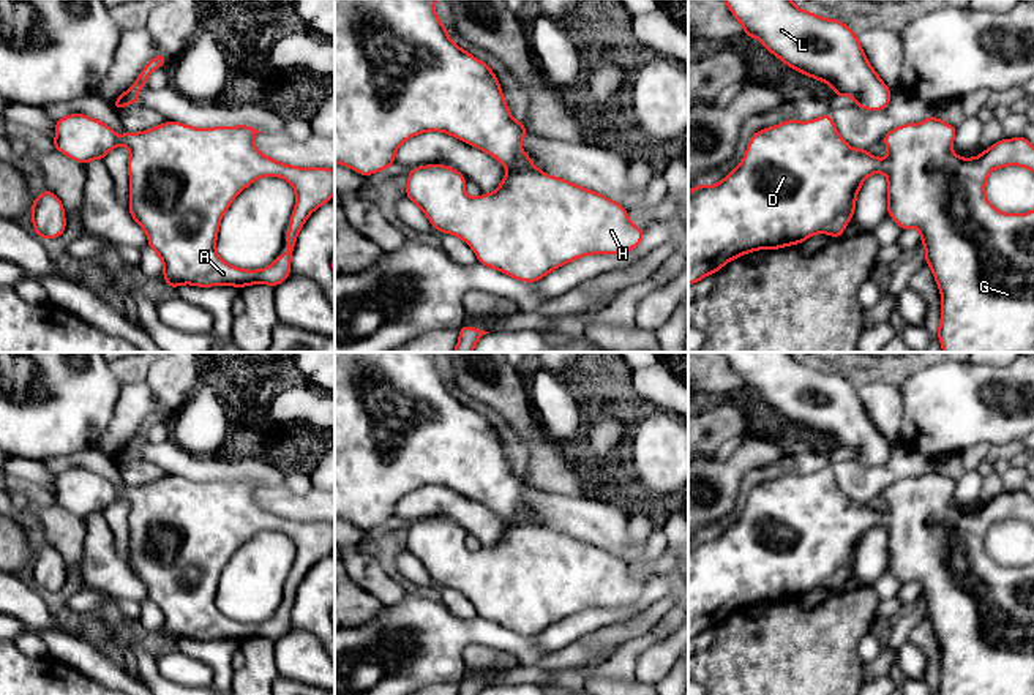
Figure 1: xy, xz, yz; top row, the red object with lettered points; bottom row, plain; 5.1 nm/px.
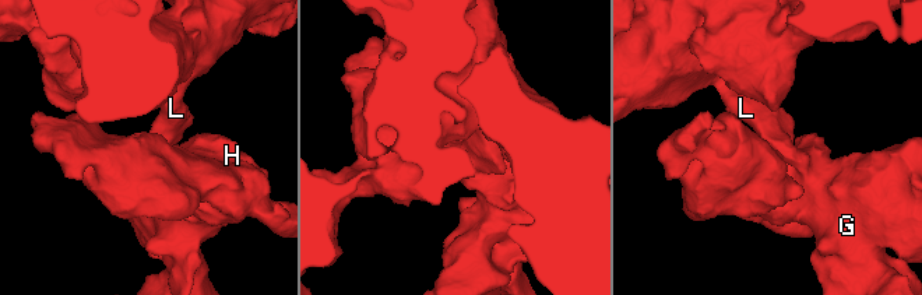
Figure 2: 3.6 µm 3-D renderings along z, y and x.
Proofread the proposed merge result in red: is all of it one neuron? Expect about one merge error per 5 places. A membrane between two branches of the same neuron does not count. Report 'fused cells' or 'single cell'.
single cell

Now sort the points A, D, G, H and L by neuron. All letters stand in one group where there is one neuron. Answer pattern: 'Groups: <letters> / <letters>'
Groups: A D G H L

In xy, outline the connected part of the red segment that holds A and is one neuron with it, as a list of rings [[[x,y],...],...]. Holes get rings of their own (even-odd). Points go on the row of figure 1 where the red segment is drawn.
[[[71,114],[55,122],[55,141],[52,147],[68,158],[88,164],[92,160],[103,160],[118,144],[128,147],[128,174],[129,174],[129,215],[145,231],[148,246],[163,261],[163,278],[167,287],[193,284],[199,287],[210,286],[237,286],[270,284],[276,287],[290,276],[290,261],[300,229],[308,216],[320,205],[330,202],[335,194],[335,171],[328,167],[298,167],[275,161],[254,147],[254,137],[262,133],[248,125],[194,128],[180,122],[167,120],[140,133],[126,133],[117,136],[111,126],[84,114]],[[260,177],[281,177],[295,190],[295,208],[290,215],[287,229],[287,253],[279,254],[275,262],[265,269],[245,270],[224,262],[216,253],[216,237],[223,215],[232,201],[253,182]]]

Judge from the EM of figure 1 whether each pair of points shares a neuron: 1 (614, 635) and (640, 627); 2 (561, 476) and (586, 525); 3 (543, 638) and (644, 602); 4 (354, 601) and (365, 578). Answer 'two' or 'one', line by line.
1: one
2: two
3: one
4: two

